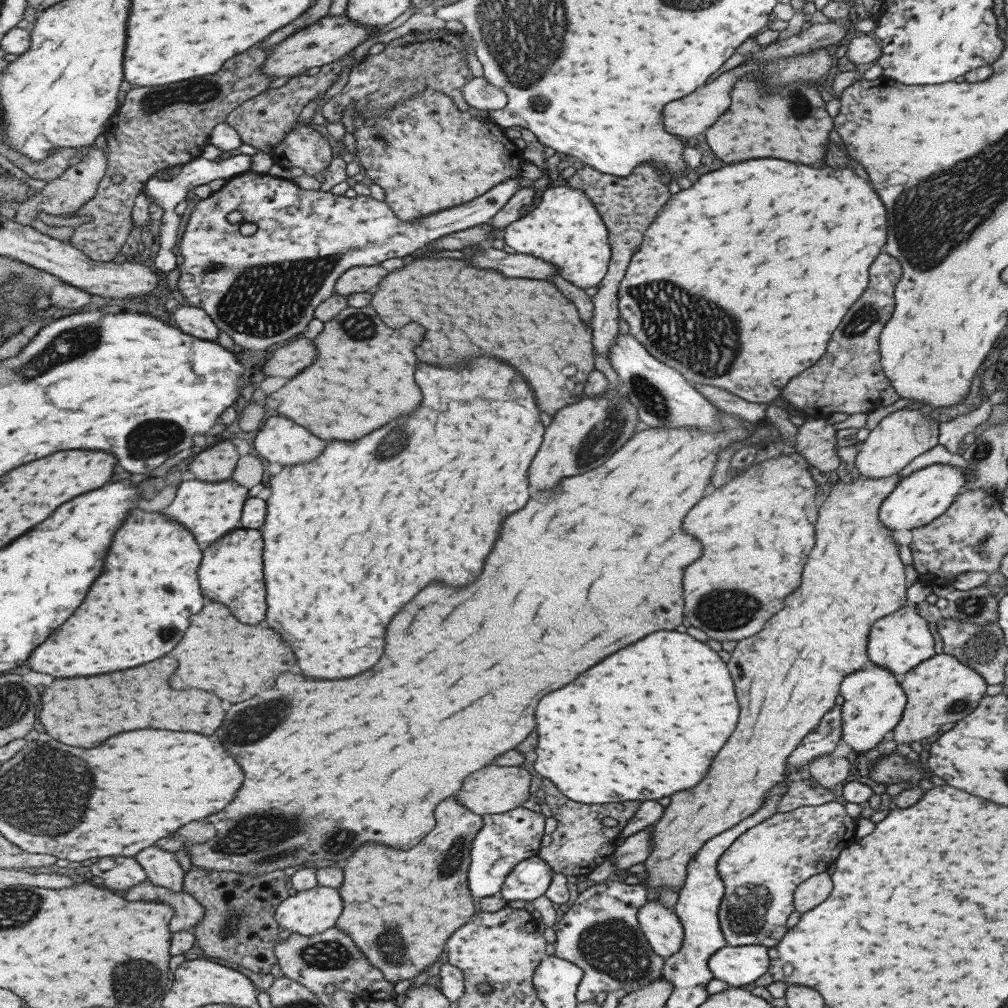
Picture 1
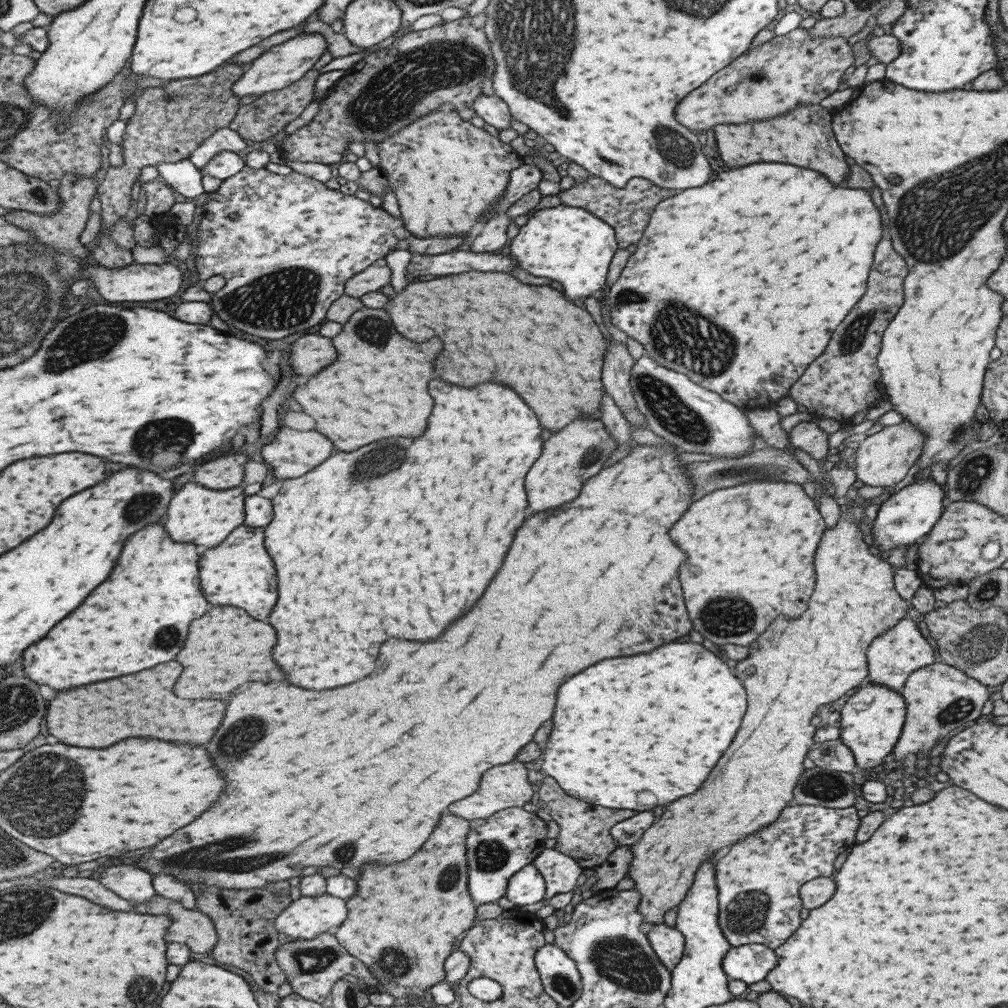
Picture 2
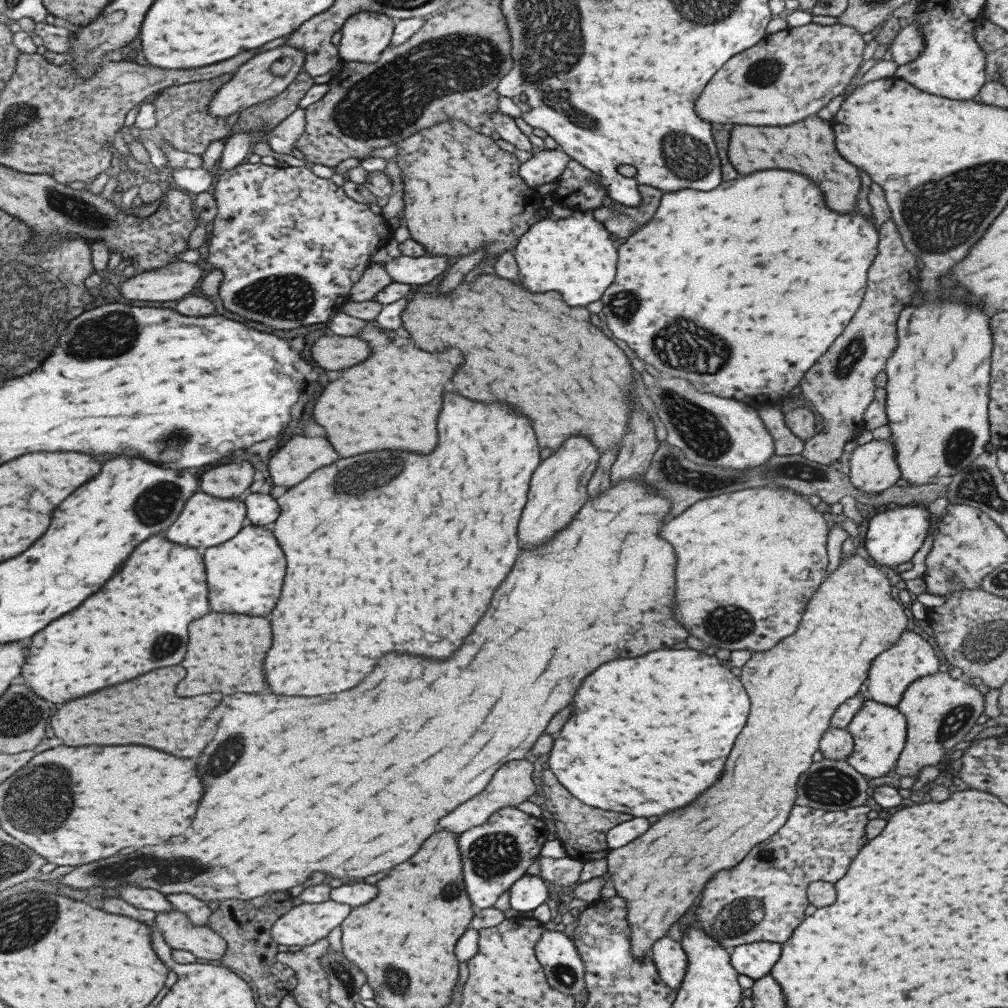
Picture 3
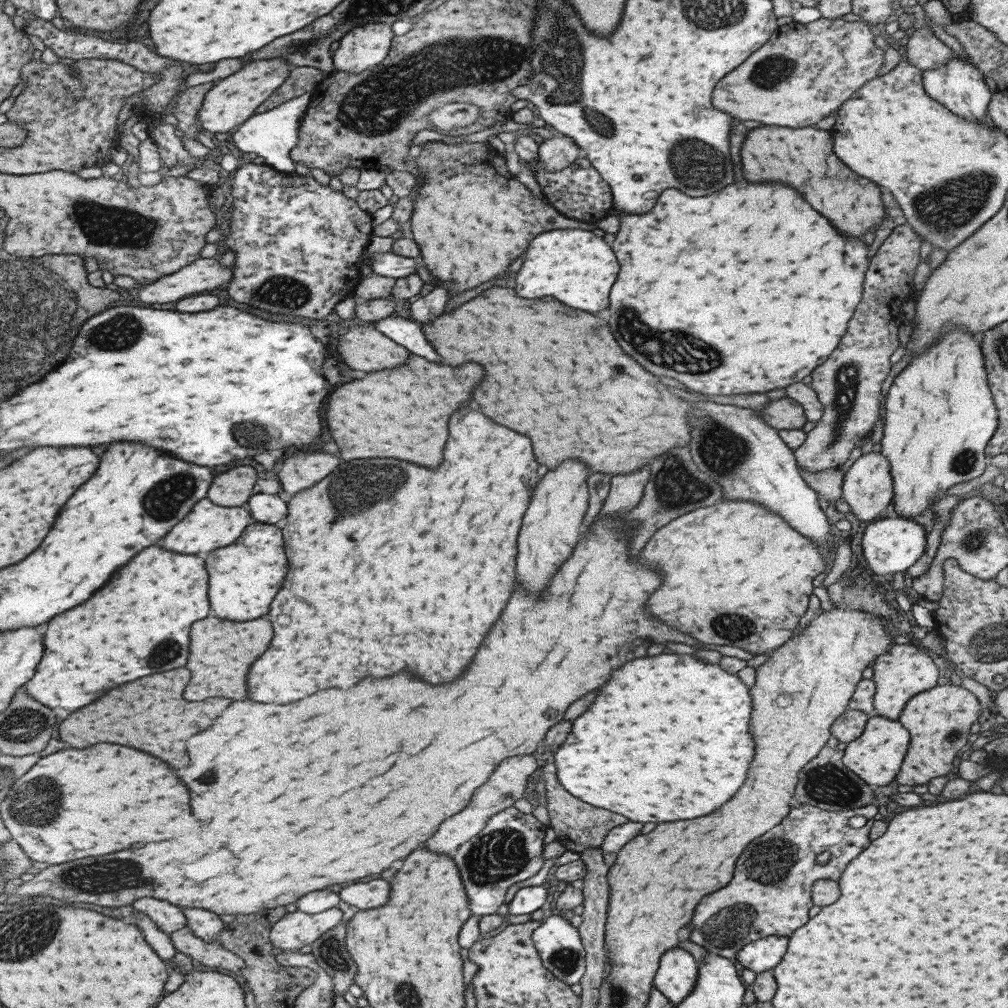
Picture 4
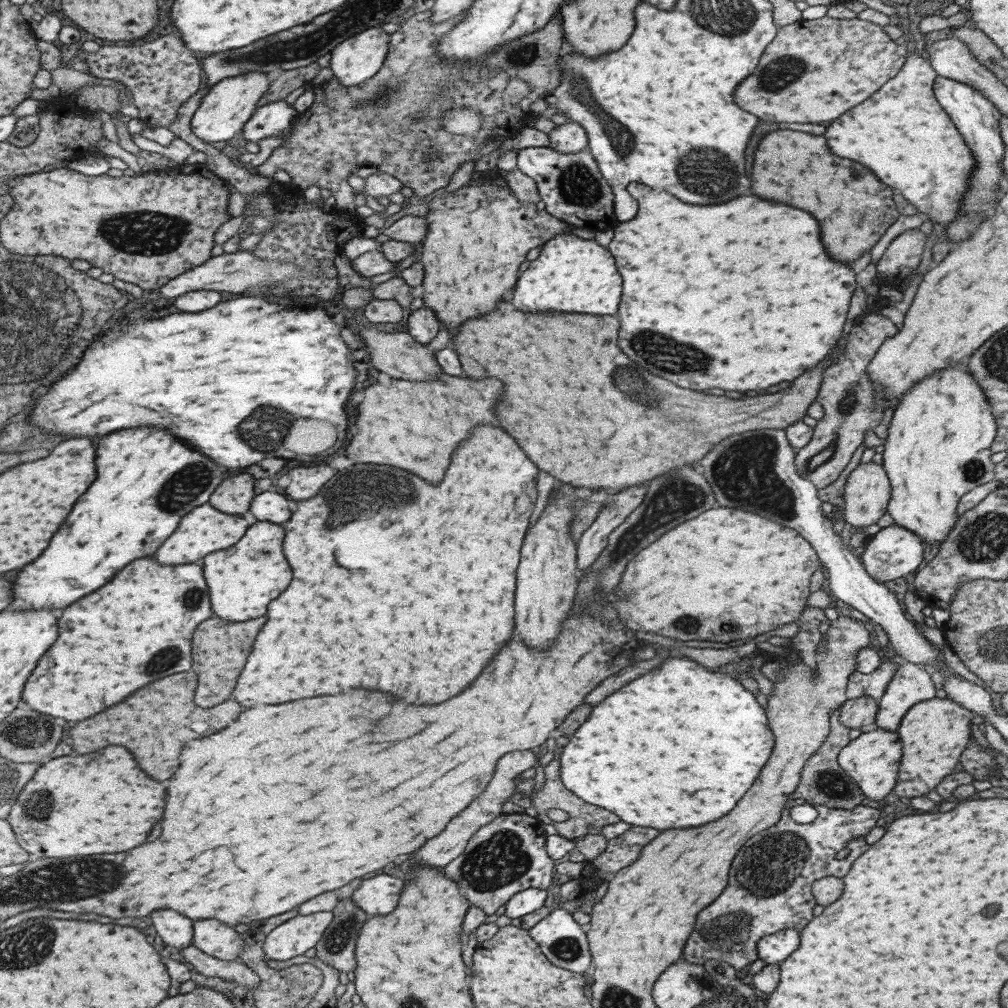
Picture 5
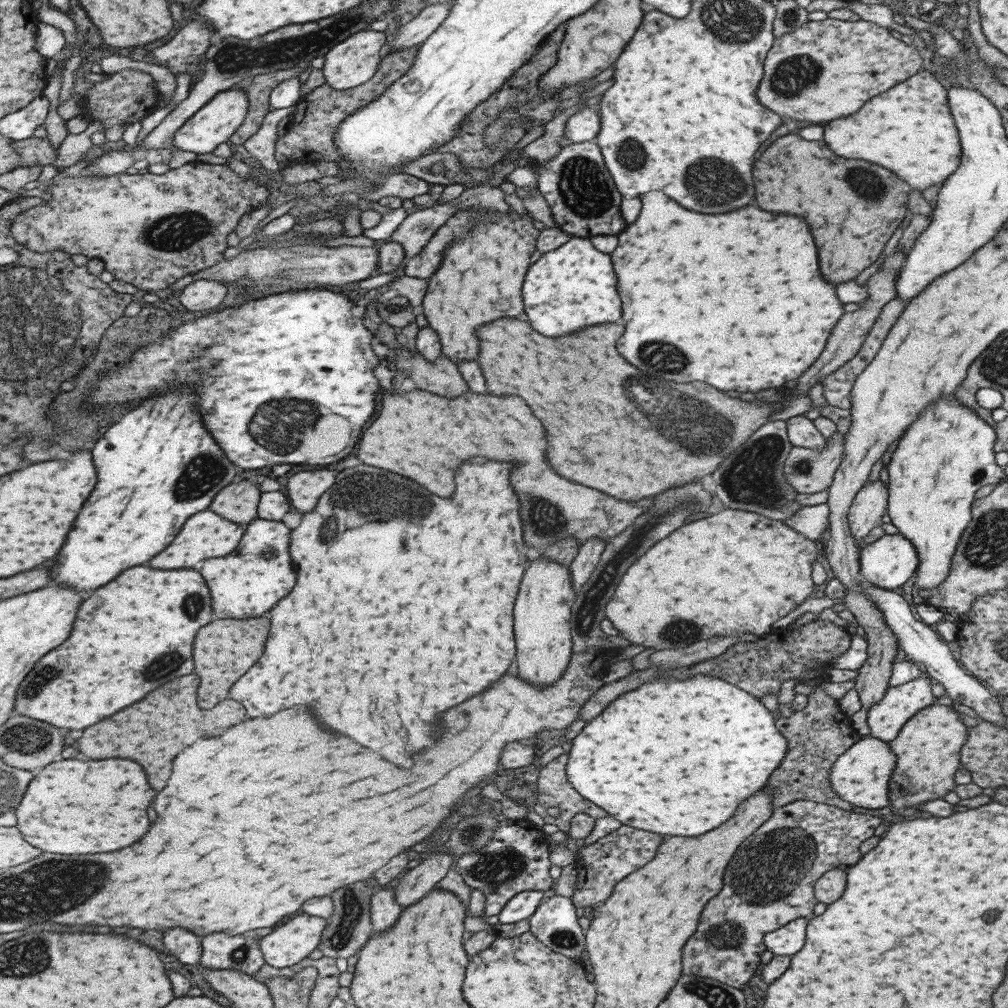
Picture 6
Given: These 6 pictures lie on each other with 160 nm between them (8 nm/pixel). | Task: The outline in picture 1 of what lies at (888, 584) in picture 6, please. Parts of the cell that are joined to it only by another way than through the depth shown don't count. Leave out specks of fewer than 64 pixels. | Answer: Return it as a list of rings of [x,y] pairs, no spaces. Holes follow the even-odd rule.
[[[930,464],[914,470],[902,478],[893,488],[893,491],[883,500],[877,512],[877,520],[883,528],[891,532],[898,530],[913,530],[925,526],[947,511],[947,508],[961,494],[966,484],[964,472],[951,465]]]

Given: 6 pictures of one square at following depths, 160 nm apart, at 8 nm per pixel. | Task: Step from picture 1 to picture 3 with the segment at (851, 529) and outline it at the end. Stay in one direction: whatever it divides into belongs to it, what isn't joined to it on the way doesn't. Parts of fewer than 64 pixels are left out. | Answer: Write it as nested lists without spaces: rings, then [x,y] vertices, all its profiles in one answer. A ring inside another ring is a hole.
[[[859,553],[849,556],[849,558],[840,557],[839,565],[833,572],[824,578],[824,581],[817,587],[817,592],[811,595],[811,600],[807,602],[805,606],[805,614],[799,622],[799,628],[793,633],[781,640],[778,640],[770,649],[751,652],[750,658],[740,667],[739,680],[743,684],[743,688],[747,690],[747,696],[749,696],[749,702],[751,702],[751,708],[749,708],[749,716],[747,716],[747,724],[743,726],[741,734],[735,738],[733,742],[733,748],[723,764],[723,772],[719,776],[719,780],[715,784],[711,784],[701,796],[695,798],[695,802],[679,808],[679,810],[673,810],[669,812],[667,816],[663,816],[661,820],[657,820],[655,824],[649,826],[649,830],[645,834],[639,836],[639,844],[637,840],[628,842],[621,848],[615,848],[608,851],[606,858],[606,872],[609,878],[609,884],[616,890],[616,894],[619,895],[624,903],[627,904],[626,921],[629,925],[630,936],[630,949],[632,955],[638,959],[650,956],[650,948],[652,944],[663,935],[667,934],[668,926],[671,926],[695,900],[695,896],[701,892],[703,884],[717,872],[717,870],[723,870],[723,868],[731,868],[733,864],[737,864],[755,844],[763,842],[766,838],[774,835],[778,831],[778,828],[783,826],[783,823],[787,820],[791,807],[794,805],[796,797],[796,782],[799,775],[805,772],[807,768],[812,764],[811,756],[813,752],[818,750],[818,742],[821,735],[829,728],[829,719],[835,712],[836,708],[845,702],[848,698],[853,697],[859,686],[863,684],[863,680],[867,678],[868,668],[870,662],[880,652],[887,650],[898,638],[901,633],[905,631],[907,627],[907,616],[903,612],[903,608],[891,596],[891,590],[889,589],[889,580],[887,576],[875,566],[869,566],[869,562],[862,558]]]

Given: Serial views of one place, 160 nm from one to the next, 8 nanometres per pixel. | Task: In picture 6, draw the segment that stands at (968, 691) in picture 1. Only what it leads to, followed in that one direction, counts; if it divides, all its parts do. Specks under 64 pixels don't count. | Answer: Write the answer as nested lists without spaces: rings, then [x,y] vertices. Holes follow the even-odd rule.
[[[935,703],[915,712],[899,729],[897,736],[888,742],[895,755],[895,772],[891,773],[888,783],[889,802],[895,808],[911,808],[933,798],[941,798],[945,792],[953,790],[953,774],[960,769],[960,750],[966,741],[967,728],[963,725],[955,705],[937,705]]]

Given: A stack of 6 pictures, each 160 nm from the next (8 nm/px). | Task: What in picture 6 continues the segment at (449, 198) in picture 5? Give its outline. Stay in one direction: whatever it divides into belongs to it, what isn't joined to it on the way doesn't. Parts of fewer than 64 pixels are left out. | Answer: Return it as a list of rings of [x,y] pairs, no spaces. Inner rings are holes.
[[[495,211],[487,221],[475,219],[469,235],[455,237],[442,252],[442,259],[435,272],[427,279],[425,294],[420,309],[427,324],[437,333],[440,342],[440,352],[451,362],[458,360],[475,360],[477,356],[477,340],[473,330],[485,322],[503,316],[519,316],[523,312],[521,306],[521,282],[529,266],[529,255],[535,250],[536,240],[541,227],[527,212],[526,215],[510,211],[501,213]]]

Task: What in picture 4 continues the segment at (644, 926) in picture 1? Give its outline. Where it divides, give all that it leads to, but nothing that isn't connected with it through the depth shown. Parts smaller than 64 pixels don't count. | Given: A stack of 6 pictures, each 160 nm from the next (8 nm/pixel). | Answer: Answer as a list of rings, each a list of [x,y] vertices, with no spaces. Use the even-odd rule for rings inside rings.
[[[682,948],[667,949],[659,957],[652,987],[677,1006],[687,994],[691,994],[697,980],[697,961]]]

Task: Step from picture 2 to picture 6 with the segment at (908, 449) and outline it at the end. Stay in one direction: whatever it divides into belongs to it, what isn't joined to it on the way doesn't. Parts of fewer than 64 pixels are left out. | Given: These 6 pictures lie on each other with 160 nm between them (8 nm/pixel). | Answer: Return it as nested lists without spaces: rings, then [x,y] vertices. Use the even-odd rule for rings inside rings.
[[[879,479],[865,481],[859,488],[859,492],[855,494],[851,506],[849,506],[846,520],[856,546],[857,540],[860,539],[862,542],[862,538],[872,528],[882,524],[881,517],[886,510],[887,498],[888,488]]]

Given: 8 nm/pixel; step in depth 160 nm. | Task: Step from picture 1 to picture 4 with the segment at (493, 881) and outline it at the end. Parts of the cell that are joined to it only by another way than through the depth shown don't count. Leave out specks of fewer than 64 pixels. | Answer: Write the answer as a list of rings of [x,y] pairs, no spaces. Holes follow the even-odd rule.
[[[511,805],[490,816],[477,834],[454,850],[451,857],[458,868],[471,914],[480,917],[495,913],[511,884],[533,876],[541,868],[546,827],[531,813],[523,814]]]

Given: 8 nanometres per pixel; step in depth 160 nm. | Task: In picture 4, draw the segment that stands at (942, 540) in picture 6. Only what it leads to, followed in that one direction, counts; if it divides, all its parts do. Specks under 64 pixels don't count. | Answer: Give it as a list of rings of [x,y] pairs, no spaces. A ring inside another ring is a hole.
[[[951,330],[951,332],[943,334],[931,348],[923,350],[915,360],[911,360],[911,362],[909,362],[909,364],[907,364],[907,366],[893,378],[883,400],[883,410],[885,411],[885,414],[883,414],[884,425],[882,428],[880,453],[889,463],[893,488],[893,497],[891,500],[893,504],[893,512],[895,512],[898,517],[913,521],[913,516],[921,515],[923,510],[930,510],[931,505],[935,505],[934,499],[942,496],[948,488],[953,486],[953,484],[965,482],[981,475],[985,468],[985,464],[988,463],[988,456],[985,454],[984,450],[987,441],[991,438],[991,435],[997,426],[998,418],[994,402],[992,401],[992,394],[990,393],[985,378],[983,356],[981,356],[981,348],[979,348],[979,344],[973,340],[973,336],[971,336],[969,332],[963,332],[963,330]]]

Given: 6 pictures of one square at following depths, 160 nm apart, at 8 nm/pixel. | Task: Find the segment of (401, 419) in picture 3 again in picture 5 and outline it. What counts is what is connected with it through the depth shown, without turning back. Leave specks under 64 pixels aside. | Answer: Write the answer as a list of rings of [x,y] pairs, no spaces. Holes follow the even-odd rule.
[[[439,373],[434,379],[428,381],[411,381],[409,380],[391,380],[389,386],[387,384],[371,384],[363,390],[363,400],[359,404],[355,404],[355,414],[353,414],[353,428],[355,432],[351,434],[347,446],[345,446],[345,456],[347,456],[347,448],[349,448],[349,460],[353,462],[369,462],[369,464],[389,464],[389,466],[397,466],[397,468],[403,468],[403,470],[409,470],[413,472],[415,476],[419,474],[423,480],[427,480],[429,484],[437,484],[441,478],[443,478],[443,472],[449,464],[449,456],[451,456],[451,450],[457,446],[459,440],[467,438],[467,432],[471,430],[473,424],[491,424],[491,426],[497,426],[495,418],[493,418],[493,404],[497,400],[497,396],[501,394],[501,384],[499,380],[495,380],[493,376],[491,378],[483,378],[483,380],[471,380],[471,378],[459,378],[453,375]]]

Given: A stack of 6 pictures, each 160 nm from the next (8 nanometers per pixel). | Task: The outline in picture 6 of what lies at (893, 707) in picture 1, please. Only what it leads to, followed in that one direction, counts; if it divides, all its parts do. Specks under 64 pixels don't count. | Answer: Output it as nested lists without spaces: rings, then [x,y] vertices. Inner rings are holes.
[[[871,735],[861,736],[833,762],[828,781],[832,791],[851,806],[883,808],[889,803],[887,792],[893,767],[895,767],[895,755],[888,743]]]

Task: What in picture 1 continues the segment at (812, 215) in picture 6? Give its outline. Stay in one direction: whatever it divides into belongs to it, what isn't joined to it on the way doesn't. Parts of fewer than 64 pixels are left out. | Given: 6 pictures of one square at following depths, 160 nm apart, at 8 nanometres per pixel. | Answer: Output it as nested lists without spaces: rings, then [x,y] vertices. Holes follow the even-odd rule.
[[[749,72],[733,83],[731,106],[727,112],[703,133],[710,152],[727,164],[771,156],[779,160],[821,166],[831,122],[820,91],[811,83],[795,81],[768,91],[759,72]]]

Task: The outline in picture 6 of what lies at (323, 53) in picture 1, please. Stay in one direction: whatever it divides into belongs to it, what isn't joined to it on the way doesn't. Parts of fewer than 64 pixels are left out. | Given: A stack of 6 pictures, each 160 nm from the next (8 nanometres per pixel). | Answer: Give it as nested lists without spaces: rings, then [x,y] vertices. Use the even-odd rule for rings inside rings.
[[[235,86],[217,93],[187,124],[176,134],[174,146],[196,155],[212,153],[219,144],[223,144],[237,132],[245,122],[249,112],[249,96],[243,87]]]

